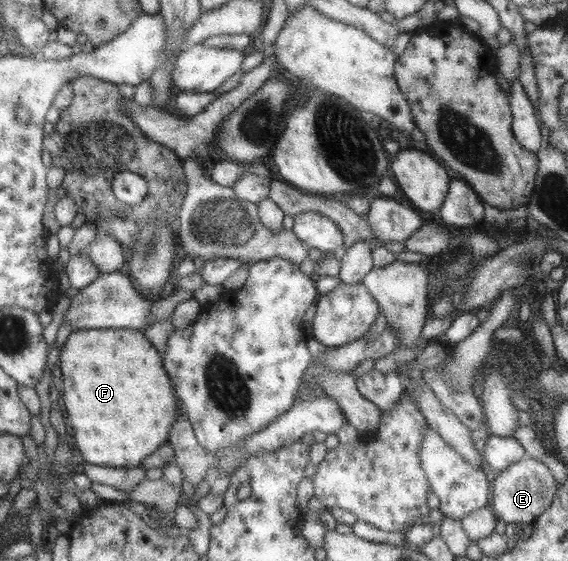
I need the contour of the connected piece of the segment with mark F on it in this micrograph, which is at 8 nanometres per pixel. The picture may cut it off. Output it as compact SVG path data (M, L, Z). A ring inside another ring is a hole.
M94 328L94 329L77 329L72 330L65 344L62 347L62 357L60 358L59 367L63 375L63 400L67 410L68 419L71 427L75 431L75 443L78 450L82 453L83 460L87 463L98 464L99 466L112 466L115 468L139 467L144 460L149 458L160 446L169 441L171 428L177 420L177 403L176 392L173 387L173 380L164 366L164 358L160 350L155 347L144 331L133 329L114 329L114 328Z

